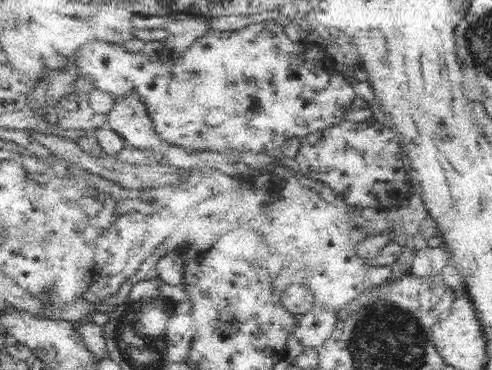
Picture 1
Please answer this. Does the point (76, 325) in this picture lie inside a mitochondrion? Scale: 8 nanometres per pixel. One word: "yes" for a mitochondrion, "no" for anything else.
no

